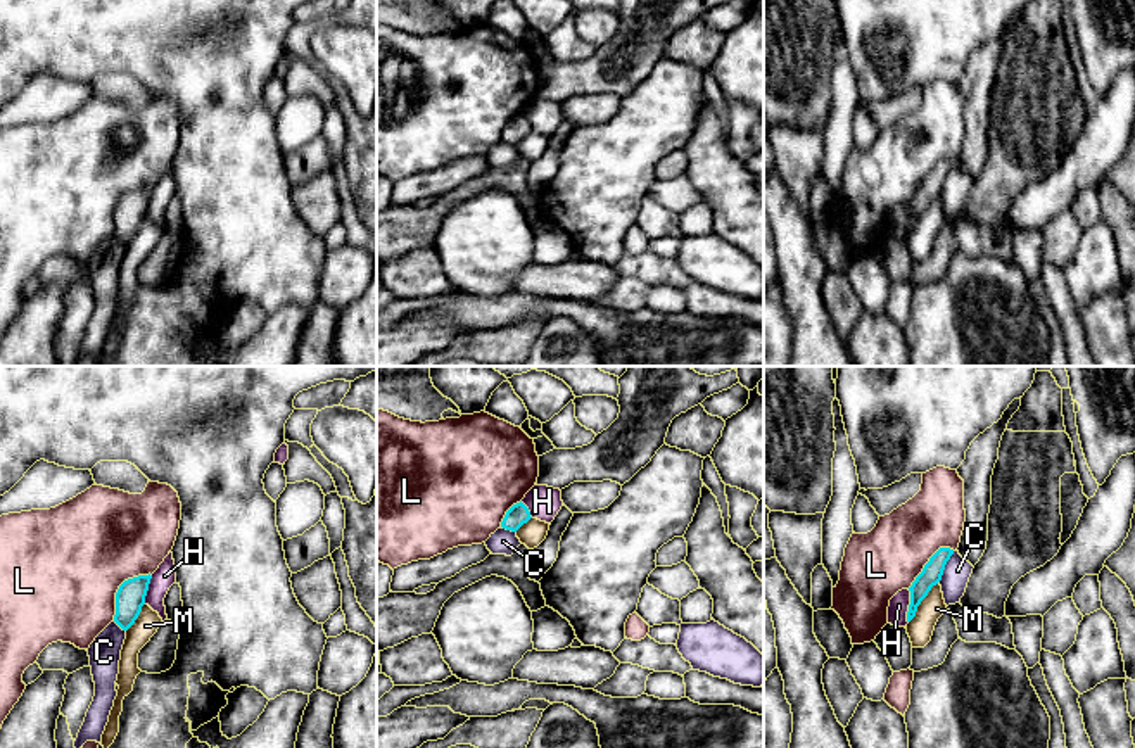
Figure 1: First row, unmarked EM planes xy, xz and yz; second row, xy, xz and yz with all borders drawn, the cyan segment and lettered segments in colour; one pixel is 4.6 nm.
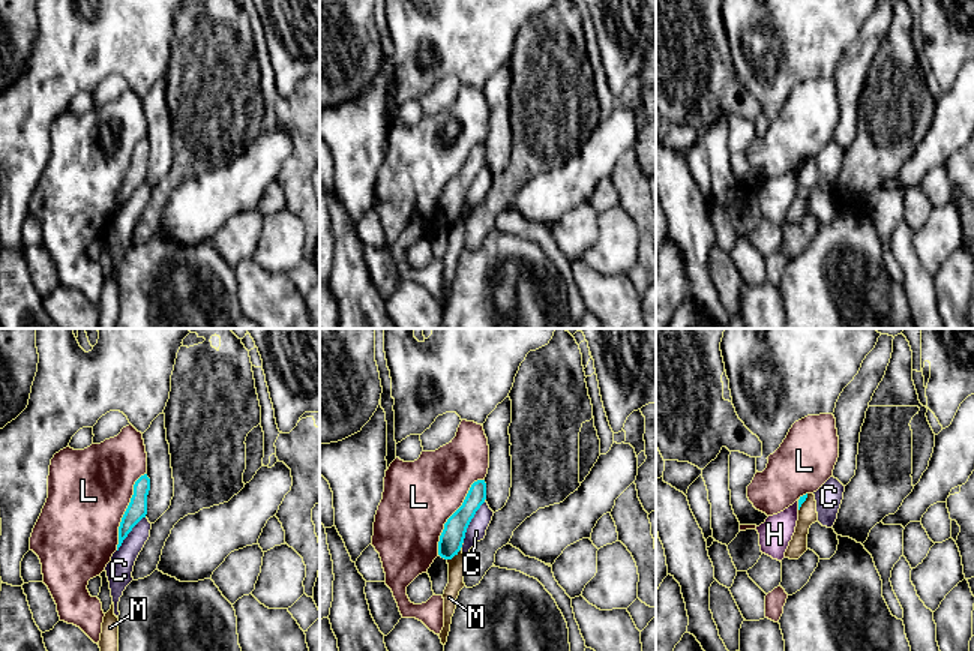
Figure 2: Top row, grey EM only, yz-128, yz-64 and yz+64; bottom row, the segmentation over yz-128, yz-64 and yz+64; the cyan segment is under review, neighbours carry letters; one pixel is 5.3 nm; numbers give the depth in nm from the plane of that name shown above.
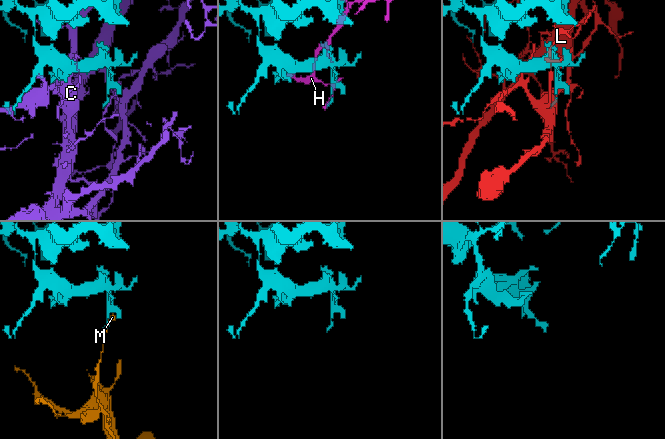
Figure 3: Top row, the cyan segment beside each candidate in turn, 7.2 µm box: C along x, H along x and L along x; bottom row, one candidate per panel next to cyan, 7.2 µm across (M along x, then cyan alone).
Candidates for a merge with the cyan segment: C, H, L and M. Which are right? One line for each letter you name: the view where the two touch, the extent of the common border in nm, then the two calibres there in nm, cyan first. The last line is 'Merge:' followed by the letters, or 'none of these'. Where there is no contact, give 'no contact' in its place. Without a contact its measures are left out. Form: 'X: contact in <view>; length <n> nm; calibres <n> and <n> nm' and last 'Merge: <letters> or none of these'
Merge: none of these

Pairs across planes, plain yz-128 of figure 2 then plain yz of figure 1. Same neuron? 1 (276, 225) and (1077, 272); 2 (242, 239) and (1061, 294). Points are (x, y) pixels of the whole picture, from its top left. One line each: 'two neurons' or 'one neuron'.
1: one neuron
2: two neurons

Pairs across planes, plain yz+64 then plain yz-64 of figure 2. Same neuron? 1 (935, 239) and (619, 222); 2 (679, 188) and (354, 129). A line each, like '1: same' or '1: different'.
1: same
2: different

